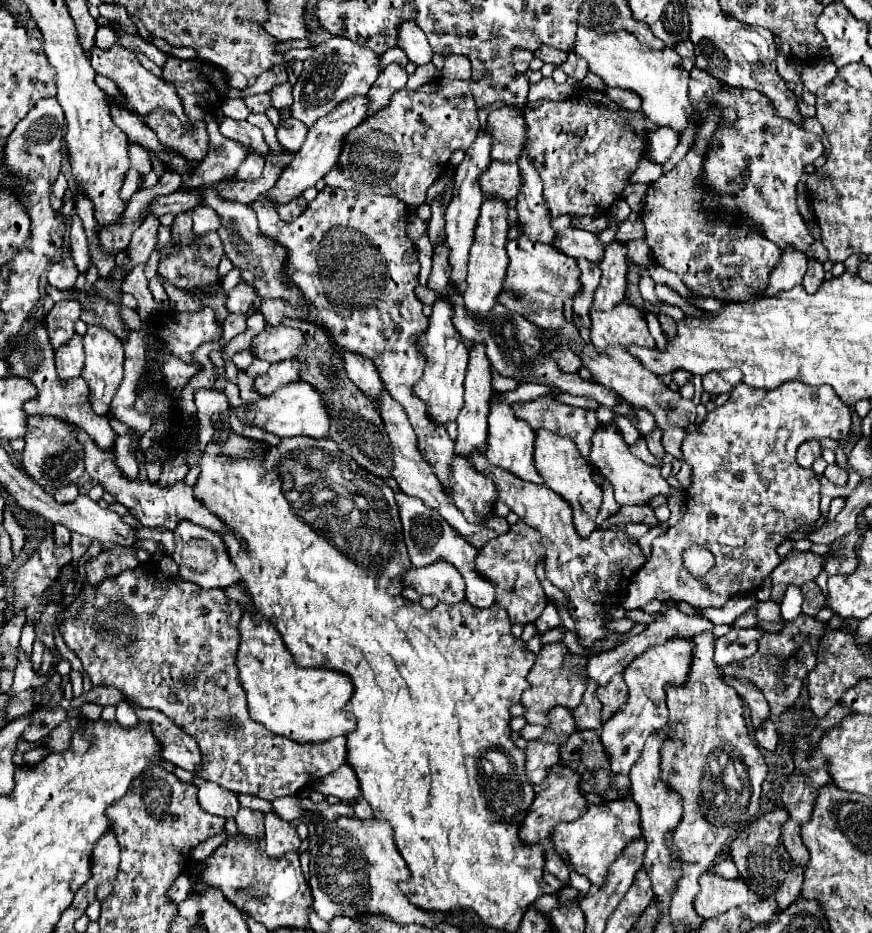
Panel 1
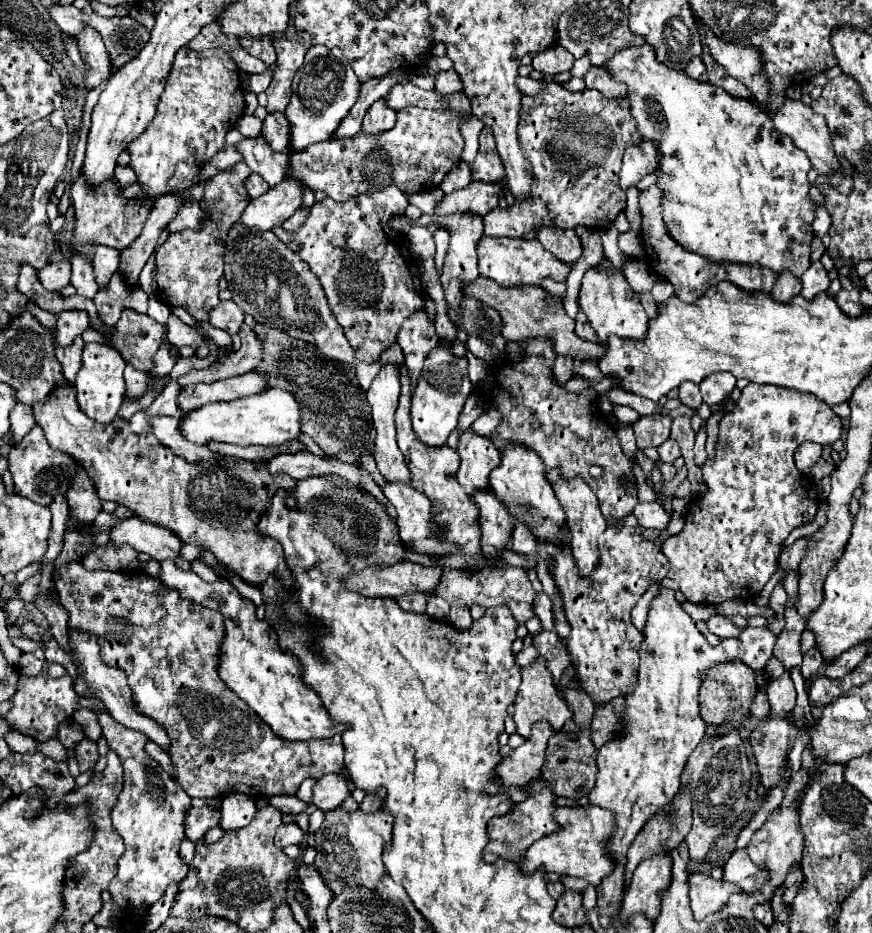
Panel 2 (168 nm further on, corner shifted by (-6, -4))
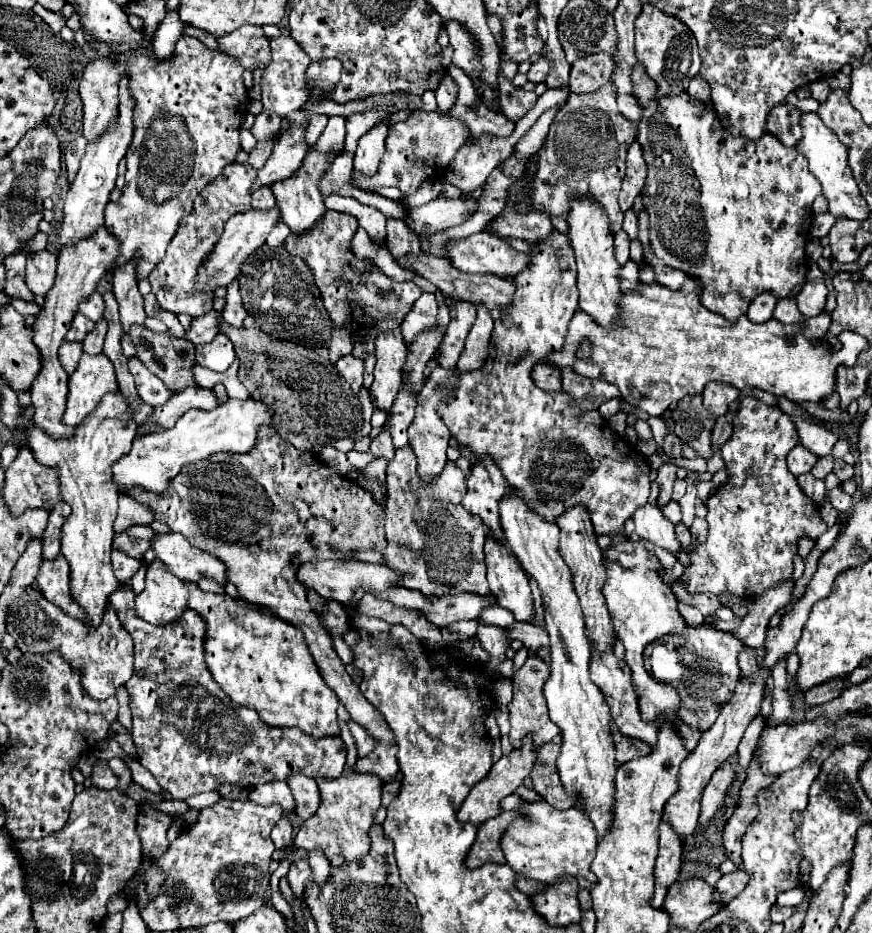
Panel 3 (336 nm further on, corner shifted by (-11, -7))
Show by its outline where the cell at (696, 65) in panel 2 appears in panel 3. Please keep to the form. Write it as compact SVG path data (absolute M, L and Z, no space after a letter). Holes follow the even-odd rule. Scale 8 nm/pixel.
M695 75L695 79L691 79L689 83L689 95L703 101L703 103L711 103L709 101L709 95L711 95L711 85L701 77L701 75Z

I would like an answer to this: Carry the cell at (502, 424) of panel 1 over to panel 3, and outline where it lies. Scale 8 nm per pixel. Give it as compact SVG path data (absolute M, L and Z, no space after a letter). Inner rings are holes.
M511 489L509 495L505 495L499 501L499 513L501 513L501 529L505 535L507 545L523 565L523 569L539 583L539 589L543 593L543 605L545 605L545 629L549 631L551 639L551 677L545 683L545 697L547 697L547 707L549 707L549 717L555 721L561 729L563 743L561 743L561 755L557 759L557 769L563 787L567 793L579 793L585 799L583 809L587 811L589 819L593 821L597 835L603 837L603 831L607 831L611 823L611 807L613 807L613 777L615 777L615 745L611 739L611 715L609 707L605 705L605 699L599 691L599 687L591 681L589 677L589 657L591 657L591 645L585 635L585 623L583 623L583 613L579 605L579 597L575 593L573 581L571 581L571 571L567 563L563 561L559 553L559 525L553 521L543 519L537 511L533 511L527 501Z

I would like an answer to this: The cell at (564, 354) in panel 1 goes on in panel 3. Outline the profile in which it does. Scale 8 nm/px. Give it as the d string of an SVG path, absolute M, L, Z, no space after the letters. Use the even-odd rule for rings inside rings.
M539 363L539 367L535 367L533 375L535 375L535 383L539 383L539 387L543 391L557 393L563 387L561 385L561 369L559 367L551 367L547 363Z

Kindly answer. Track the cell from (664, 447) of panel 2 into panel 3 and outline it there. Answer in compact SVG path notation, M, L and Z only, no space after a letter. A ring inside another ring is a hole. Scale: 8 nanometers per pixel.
M663 463L659 469L657 469L657 483L661 487L661 493L659 493L659 505L663 507L669 499L671 499L671 493L673 493L673 481L677 479L677 465L675 463Z

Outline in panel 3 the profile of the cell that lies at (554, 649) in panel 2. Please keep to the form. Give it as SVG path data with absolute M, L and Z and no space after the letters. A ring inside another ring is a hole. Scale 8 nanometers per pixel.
M515 623L515 625L509 625L511 629L511 639L519 639L523 641L523 645L529 649L529 651L537 651L537 655L549 663L549 635L543 627L537 627L533 623Z

